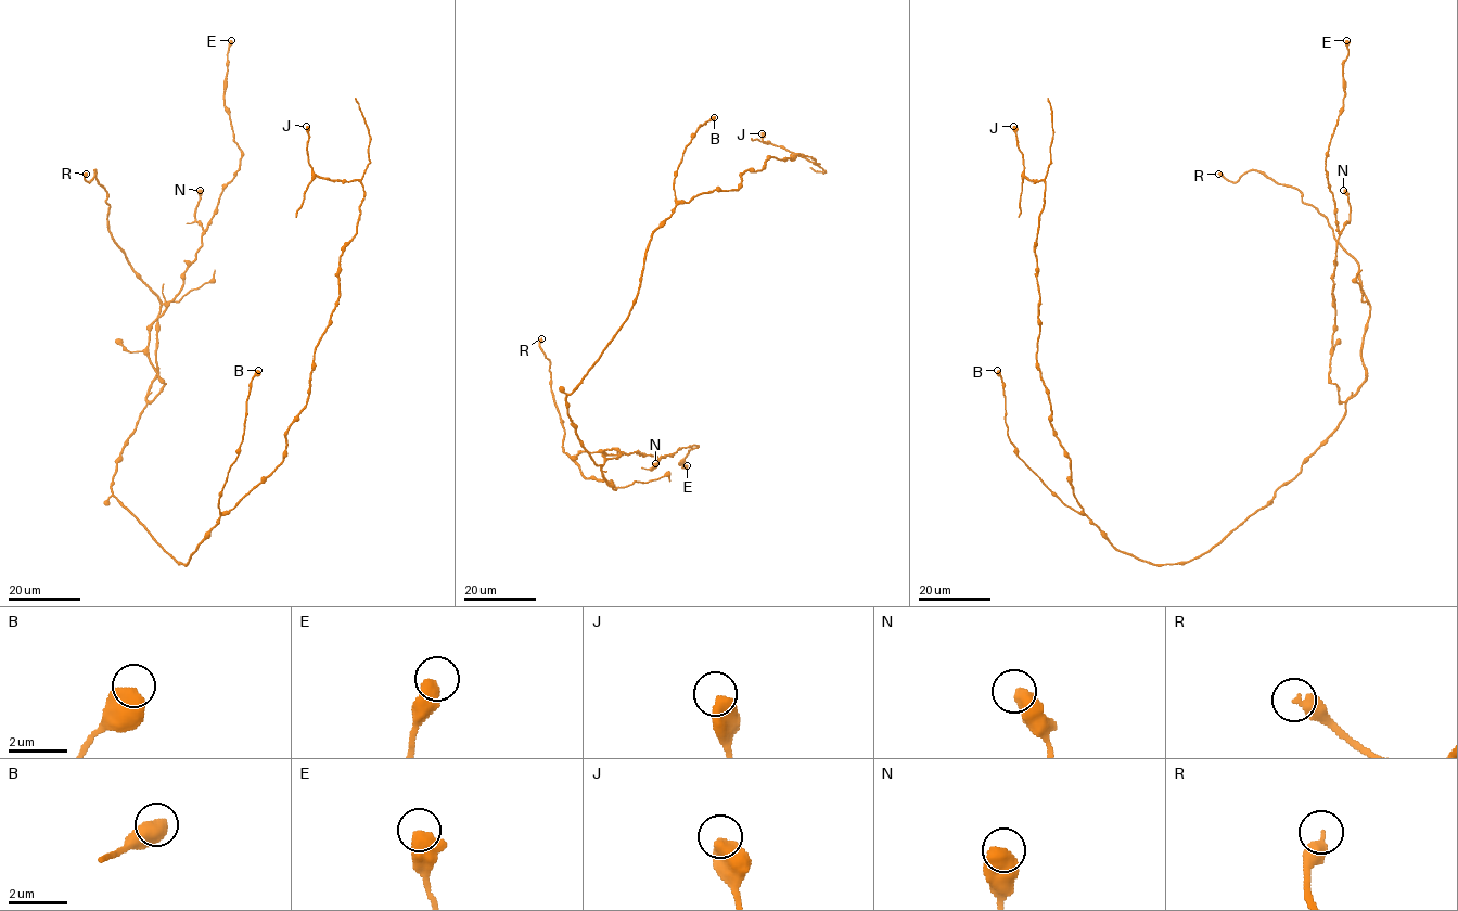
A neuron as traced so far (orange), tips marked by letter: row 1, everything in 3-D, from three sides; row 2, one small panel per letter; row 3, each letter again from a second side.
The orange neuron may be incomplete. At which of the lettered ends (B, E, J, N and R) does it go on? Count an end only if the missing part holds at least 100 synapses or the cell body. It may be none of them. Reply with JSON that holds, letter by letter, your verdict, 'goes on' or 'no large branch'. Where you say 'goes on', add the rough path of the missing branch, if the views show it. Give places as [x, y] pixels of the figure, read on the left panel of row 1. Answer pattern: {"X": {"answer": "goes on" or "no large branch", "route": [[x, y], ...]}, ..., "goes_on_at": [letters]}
{"B": {"answer": "no large branch"}, "E": {"answer": "no large branch"}, "J": {"answer": "no large branch"}, "N": {"answer": "no large branch"}, "R": {"answer": "goes on"}, "goes_on_at": ["R"]}

